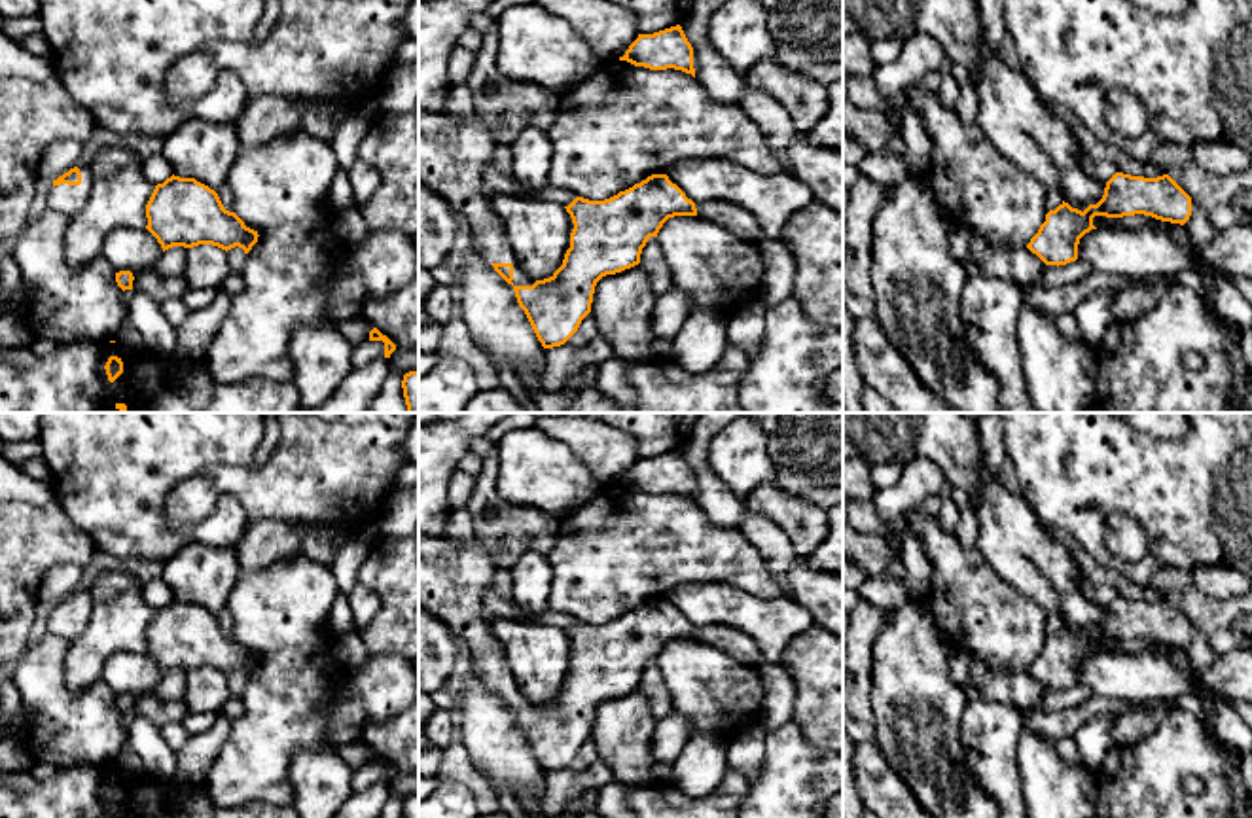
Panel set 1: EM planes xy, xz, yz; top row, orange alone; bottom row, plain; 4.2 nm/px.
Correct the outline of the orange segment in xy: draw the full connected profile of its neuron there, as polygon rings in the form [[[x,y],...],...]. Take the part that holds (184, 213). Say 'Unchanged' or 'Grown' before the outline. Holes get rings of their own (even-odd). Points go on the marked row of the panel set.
Unchanged. [[[174,174],[155,186],[146,218],[146,229],[163,252],[172,246],[212,244],[225,252],[239,246],[248,254],[259,237],[235,212],[224,208],[214,189]]]

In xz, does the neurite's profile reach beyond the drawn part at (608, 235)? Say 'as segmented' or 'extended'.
extended

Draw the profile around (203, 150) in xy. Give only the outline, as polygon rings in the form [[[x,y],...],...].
[[[189,117],[165,136],[161,153],[174,176],[195,178],[218,193],[239,153],[237,125]]]

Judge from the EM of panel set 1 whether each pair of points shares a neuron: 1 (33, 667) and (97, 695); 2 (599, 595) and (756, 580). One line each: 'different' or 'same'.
1: same
2: same

